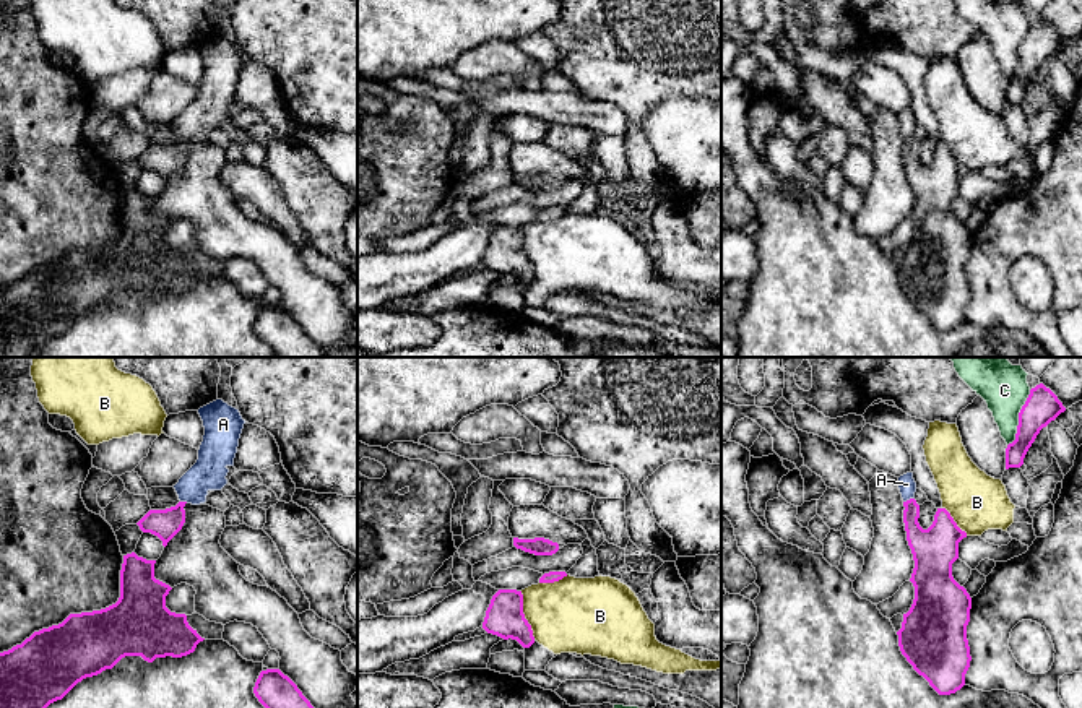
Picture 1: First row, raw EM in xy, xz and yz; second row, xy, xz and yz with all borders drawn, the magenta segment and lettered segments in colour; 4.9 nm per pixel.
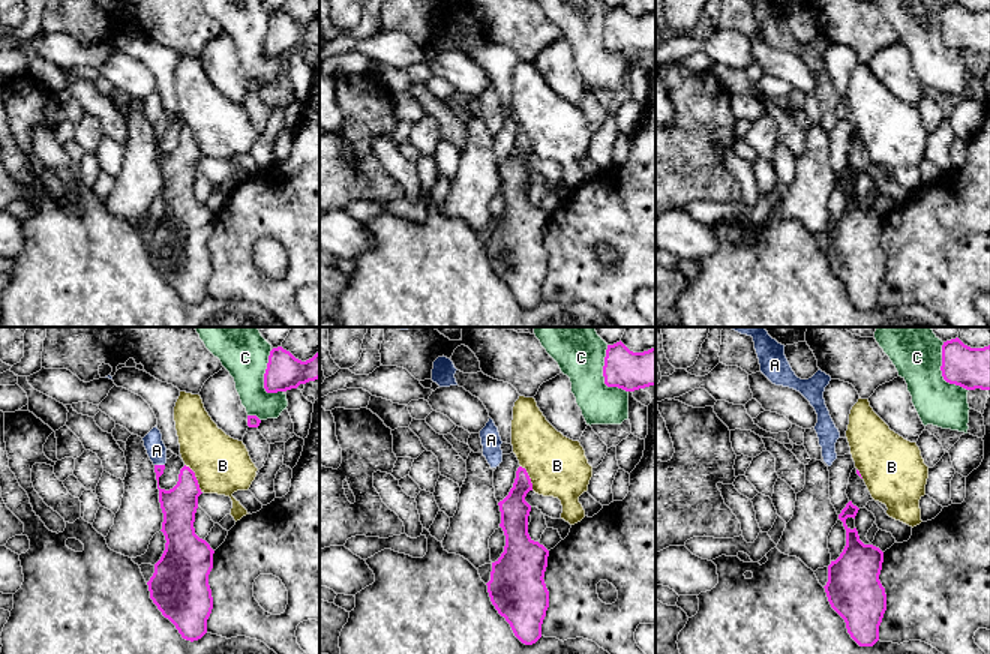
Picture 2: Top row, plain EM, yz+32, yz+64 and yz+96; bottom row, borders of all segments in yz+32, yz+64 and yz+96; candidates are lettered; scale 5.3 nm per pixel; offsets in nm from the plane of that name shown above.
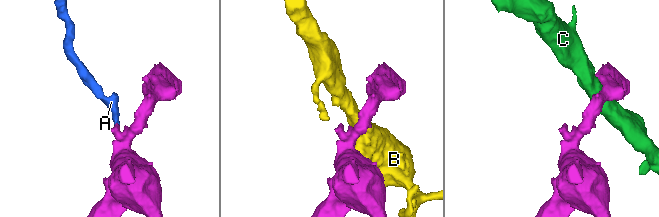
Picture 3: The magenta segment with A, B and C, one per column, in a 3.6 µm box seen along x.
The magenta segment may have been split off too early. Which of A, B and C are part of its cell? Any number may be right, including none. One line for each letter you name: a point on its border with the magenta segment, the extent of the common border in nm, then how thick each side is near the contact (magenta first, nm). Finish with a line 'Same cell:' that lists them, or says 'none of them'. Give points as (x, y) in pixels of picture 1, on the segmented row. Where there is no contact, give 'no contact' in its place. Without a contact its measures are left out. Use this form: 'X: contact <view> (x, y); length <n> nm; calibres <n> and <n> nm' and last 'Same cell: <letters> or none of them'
A: contact yz (910, 499); length 60 nm; calibres 180 and 90 nm
Same cell: A

